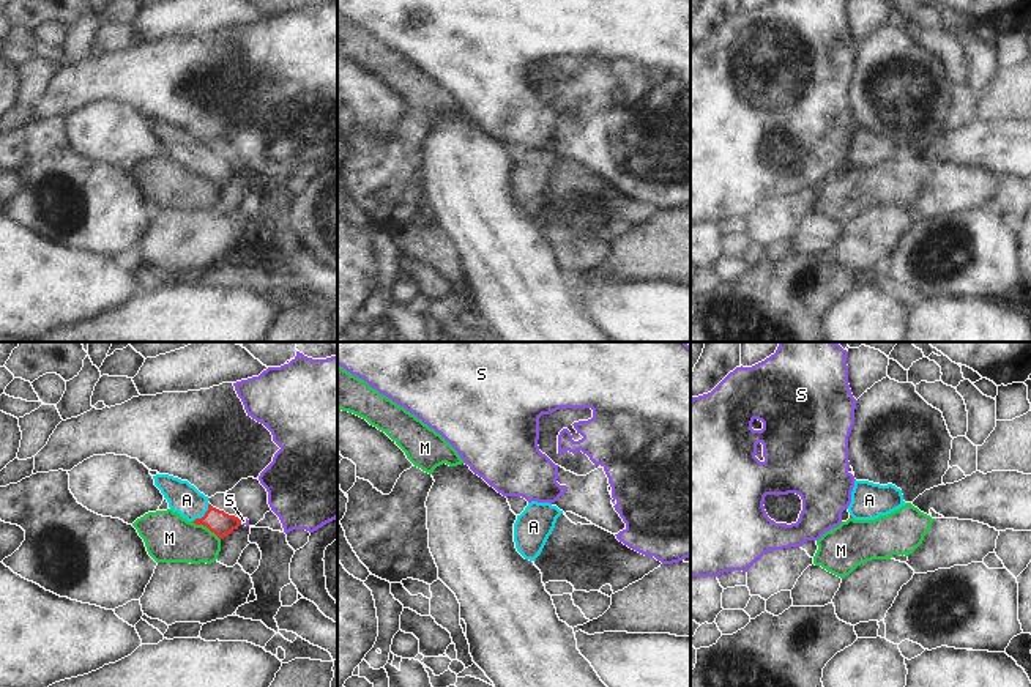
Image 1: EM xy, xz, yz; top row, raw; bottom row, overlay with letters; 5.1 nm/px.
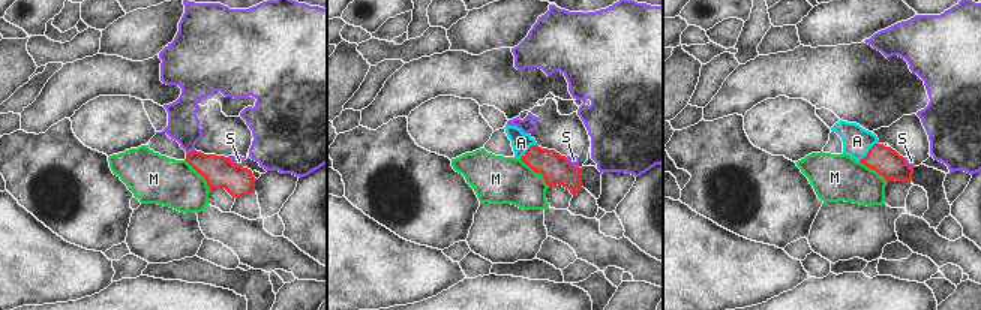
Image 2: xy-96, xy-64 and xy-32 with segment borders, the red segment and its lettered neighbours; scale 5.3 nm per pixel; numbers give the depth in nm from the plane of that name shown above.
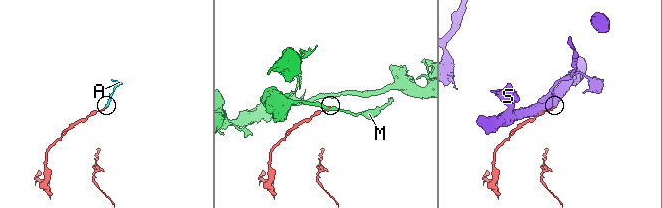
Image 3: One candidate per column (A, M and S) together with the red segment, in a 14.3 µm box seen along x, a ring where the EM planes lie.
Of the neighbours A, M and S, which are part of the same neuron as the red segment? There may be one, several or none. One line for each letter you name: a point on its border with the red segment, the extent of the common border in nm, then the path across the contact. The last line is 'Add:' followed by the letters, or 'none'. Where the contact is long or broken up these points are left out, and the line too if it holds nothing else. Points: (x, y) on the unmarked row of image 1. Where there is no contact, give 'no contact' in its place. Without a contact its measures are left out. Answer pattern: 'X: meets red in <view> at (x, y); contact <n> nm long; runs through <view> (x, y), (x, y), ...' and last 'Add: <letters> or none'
A: meets red in xy at (205, 161); contact 130 nm long; runs through xy (218, 169), (205, 161), (186, 147)
Add: A

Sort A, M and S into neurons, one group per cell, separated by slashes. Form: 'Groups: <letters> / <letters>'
Groups: A / M / S

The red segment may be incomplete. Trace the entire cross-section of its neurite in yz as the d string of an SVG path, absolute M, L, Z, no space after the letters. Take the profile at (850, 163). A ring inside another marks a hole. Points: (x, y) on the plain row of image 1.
M854 128L848 159L850 165L854 167L875 167L905 151L902 137L892 131L880 132L869 128Z

